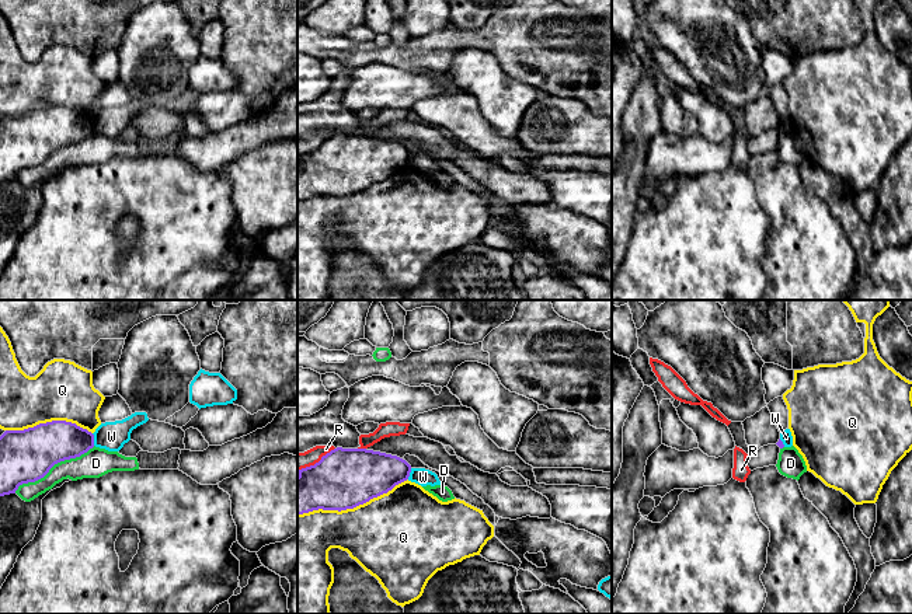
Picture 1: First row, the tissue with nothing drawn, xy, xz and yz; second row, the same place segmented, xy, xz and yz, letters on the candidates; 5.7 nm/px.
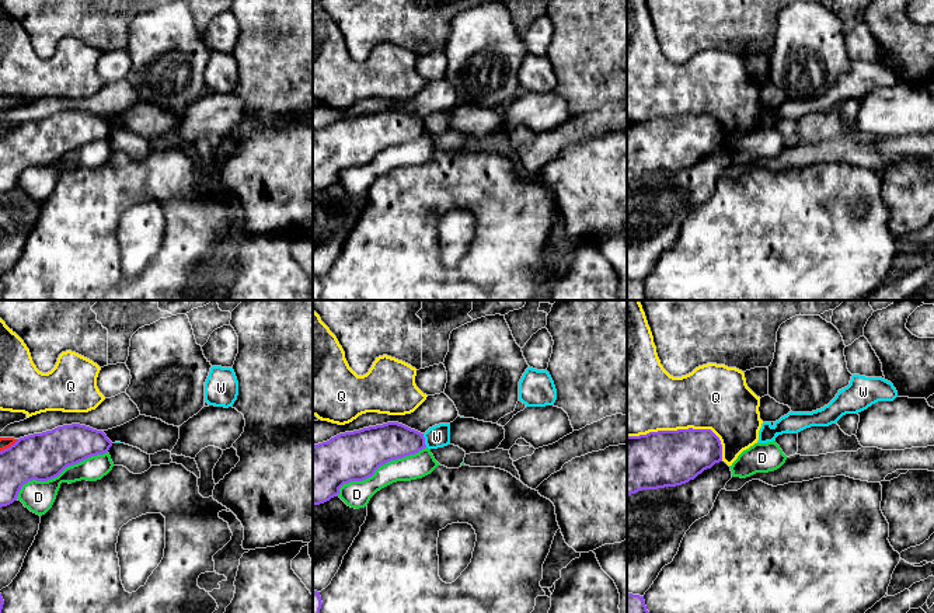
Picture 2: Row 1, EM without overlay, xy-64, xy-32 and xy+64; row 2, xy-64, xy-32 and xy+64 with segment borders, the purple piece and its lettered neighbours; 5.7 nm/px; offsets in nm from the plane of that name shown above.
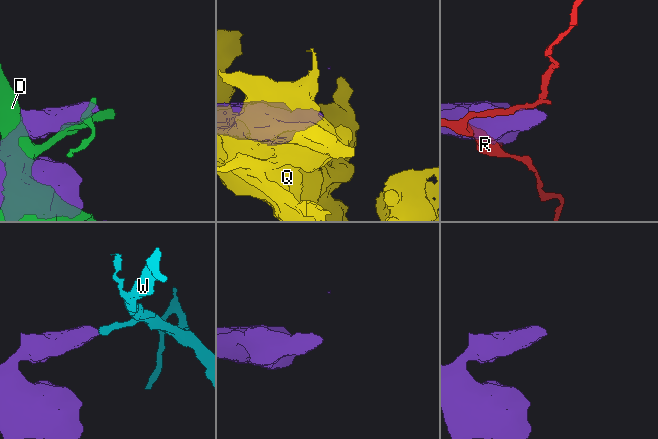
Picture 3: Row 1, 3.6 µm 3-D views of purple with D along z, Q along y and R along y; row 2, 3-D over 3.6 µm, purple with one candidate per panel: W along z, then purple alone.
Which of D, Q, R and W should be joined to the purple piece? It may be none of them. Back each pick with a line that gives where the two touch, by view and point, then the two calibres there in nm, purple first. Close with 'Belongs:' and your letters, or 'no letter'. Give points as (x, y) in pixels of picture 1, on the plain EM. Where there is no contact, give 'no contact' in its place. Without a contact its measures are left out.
Belongs: no letter

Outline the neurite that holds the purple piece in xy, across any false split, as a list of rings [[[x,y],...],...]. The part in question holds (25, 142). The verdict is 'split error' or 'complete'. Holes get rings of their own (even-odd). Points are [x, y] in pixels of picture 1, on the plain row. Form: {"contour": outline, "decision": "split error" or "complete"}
{"contour": [[[52,107],[24,116],[6,116],[0,122],[0,182],[15,179],[20,171],[43,164],[49,156],[65,146],[80,143],[94,133],[94,121],[76,109]]], "decision": "complete"}

